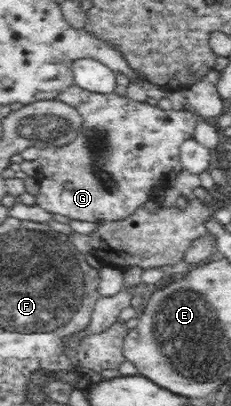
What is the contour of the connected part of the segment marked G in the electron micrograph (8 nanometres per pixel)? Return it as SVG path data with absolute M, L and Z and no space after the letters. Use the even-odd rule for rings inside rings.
M74 84L59 92L53 100L75 108L81 116L81 125L72 143L61 147L47 145L40 149L37 160L41 168L35 176L40 189L35 198L38 206L52 214L68 216L71 220L126 220L149 200L152 191L168 186L168 173L180 168L179 152L182 143L193 139L196 126L206 119L202 118L202 115L198 116L196 112L192 113L188 108L162 110L157 106L134 101L115 93L103 95L85 91Z

